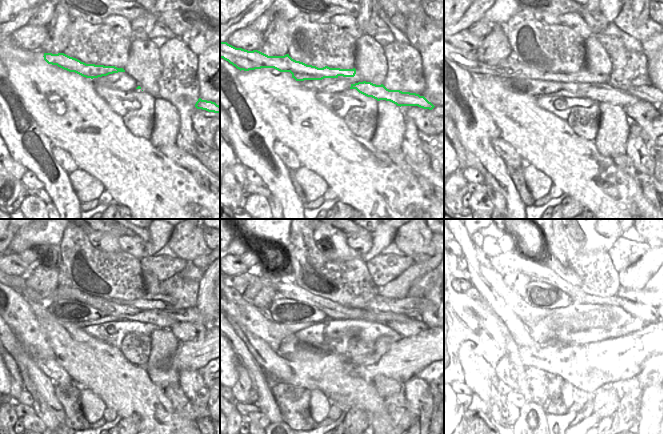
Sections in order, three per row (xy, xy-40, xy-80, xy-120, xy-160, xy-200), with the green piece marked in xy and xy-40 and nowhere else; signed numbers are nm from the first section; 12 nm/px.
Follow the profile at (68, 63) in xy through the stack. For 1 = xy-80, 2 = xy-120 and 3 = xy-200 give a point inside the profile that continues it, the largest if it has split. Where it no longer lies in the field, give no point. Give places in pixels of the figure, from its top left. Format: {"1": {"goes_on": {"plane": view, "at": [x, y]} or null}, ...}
{"1": {"goes_on": {"plane": "xy-80", "at": [510, 67]}}, "2": {"goes_on": {"plane": "xy-120", "at": [157, 317]}}, "3": {"goes_on": {"plane": "xy-200", "at": [508, 290]}}}

